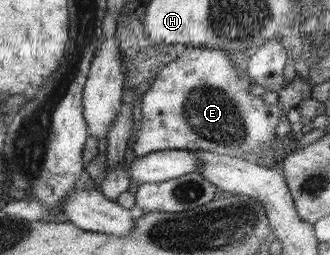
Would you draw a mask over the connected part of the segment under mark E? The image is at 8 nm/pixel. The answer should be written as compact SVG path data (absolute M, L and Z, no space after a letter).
M186 48L184 54L181 54L176 60L169 62L162 70L159 70L154 77L152 85L149 85L148 89L143 93L140 100L141 123L137 130L136 140L134 140L130 155L138 158L149 153L158 153L163 150L204 150L205 152L216 155L236 157L247 160L248 162L270 165L271 163L268 162L267 155L269 155L270 158L274 154L274 150L270 149L270 146L274 144L274 138L276 138L274 128L276 128L279 119L278 108L264 104L258 96L250 95L247 91L249 83L251 82L249 82L249 78L247 78L244 73L238 75L236 69L230 66L228 56L226 56L222 50L206 50L206 48L194 48L194 50L192 50L192 48Z

